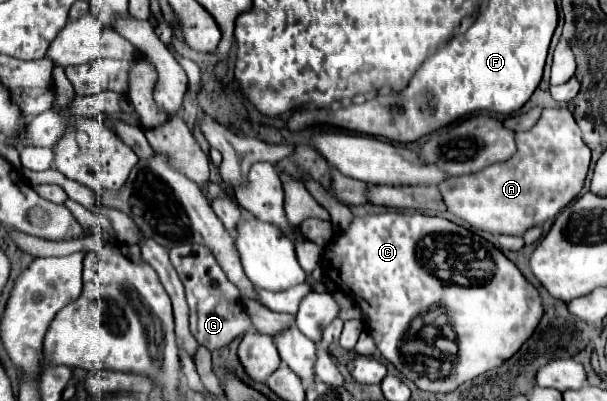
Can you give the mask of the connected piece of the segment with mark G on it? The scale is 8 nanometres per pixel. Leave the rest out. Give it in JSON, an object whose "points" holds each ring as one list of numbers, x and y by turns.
{"points":[[180,244,170,250,170,262,176,268,180,282,186,290,186,302,190,306,190,332,198,344,208,350,216,350,232,342,236,336,252,328,250,318,244,312,240,290,234,286,220,264,216,262,212,250,202,244]]}

